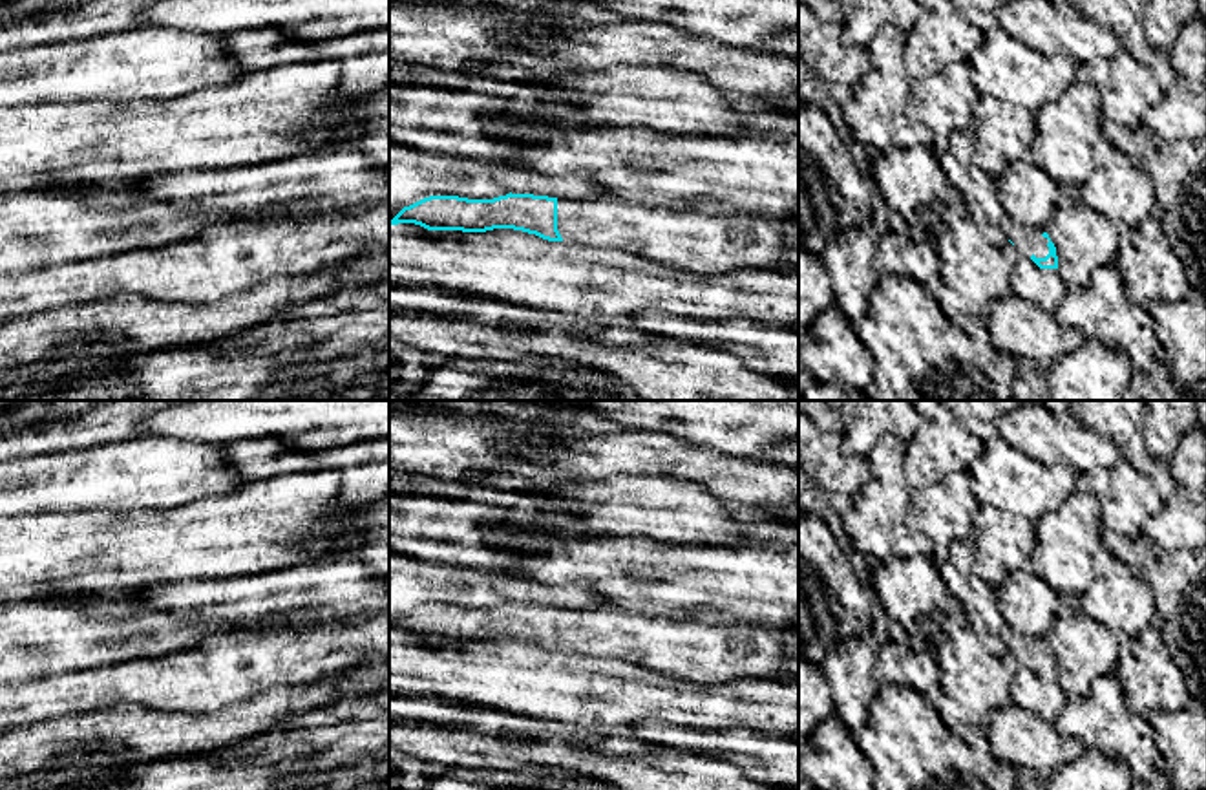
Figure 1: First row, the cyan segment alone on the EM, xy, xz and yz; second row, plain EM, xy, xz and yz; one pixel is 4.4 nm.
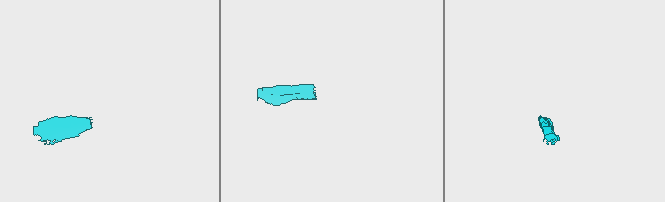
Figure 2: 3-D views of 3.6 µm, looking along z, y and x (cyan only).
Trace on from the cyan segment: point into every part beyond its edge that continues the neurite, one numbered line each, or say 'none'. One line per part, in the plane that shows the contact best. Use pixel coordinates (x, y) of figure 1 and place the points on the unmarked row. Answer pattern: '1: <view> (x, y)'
1: yz (1044, 697)

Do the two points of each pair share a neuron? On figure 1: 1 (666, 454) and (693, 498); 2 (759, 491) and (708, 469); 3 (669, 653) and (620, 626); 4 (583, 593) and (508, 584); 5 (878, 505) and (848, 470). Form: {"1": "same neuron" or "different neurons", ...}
{"1": "different neurons", "2": "same neuron", "3": "same neuron", "4": "same neuron", "5": "different neurons"}

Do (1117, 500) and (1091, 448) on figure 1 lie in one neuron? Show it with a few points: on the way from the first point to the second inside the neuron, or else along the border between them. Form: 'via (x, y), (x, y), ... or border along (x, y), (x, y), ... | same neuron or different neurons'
border along (1121, 458), (1110, 467), (1099, 467), (1084, 476) | different neurons

